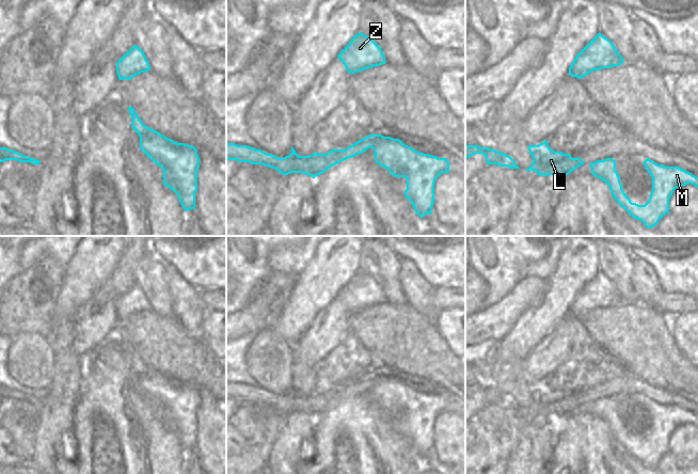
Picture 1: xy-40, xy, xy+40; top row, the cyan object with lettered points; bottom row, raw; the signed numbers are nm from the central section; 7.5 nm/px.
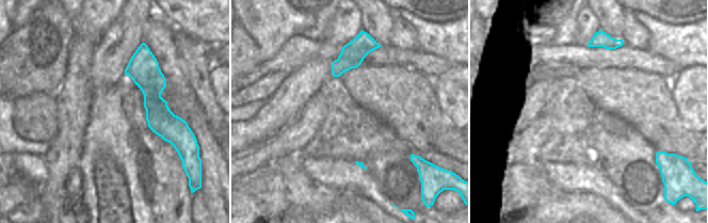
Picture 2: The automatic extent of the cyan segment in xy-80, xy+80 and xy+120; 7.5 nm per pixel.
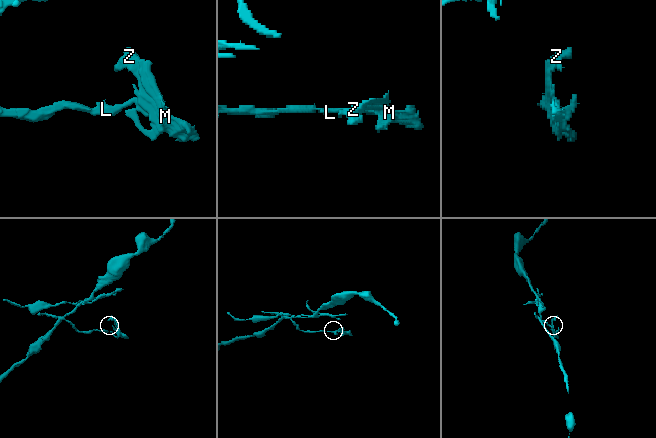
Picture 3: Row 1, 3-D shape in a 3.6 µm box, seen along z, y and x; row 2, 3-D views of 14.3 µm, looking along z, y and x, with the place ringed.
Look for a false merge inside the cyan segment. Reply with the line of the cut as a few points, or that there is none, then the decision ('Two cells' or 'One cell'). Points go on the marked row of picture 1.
No split. One cell.

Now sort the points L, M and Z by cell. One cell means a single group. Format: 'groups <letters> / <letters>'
groups L M Z

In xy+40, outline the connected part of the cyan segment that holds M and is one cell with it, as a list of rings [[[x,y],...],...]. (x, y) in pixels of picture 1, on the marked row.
[[[613,158],[590,162],[591,174],[602,179],[610,189],[613,198],[634,219],[640,220],[647,228],[652,228],[669,214],[669,200],[679,186],[692,184],[698,188],[698,177],[679,167],[657,164],[647,158],[644,165],[652,178],[652,191],[645,205],[632,203],[624,193],[620,176]]]

